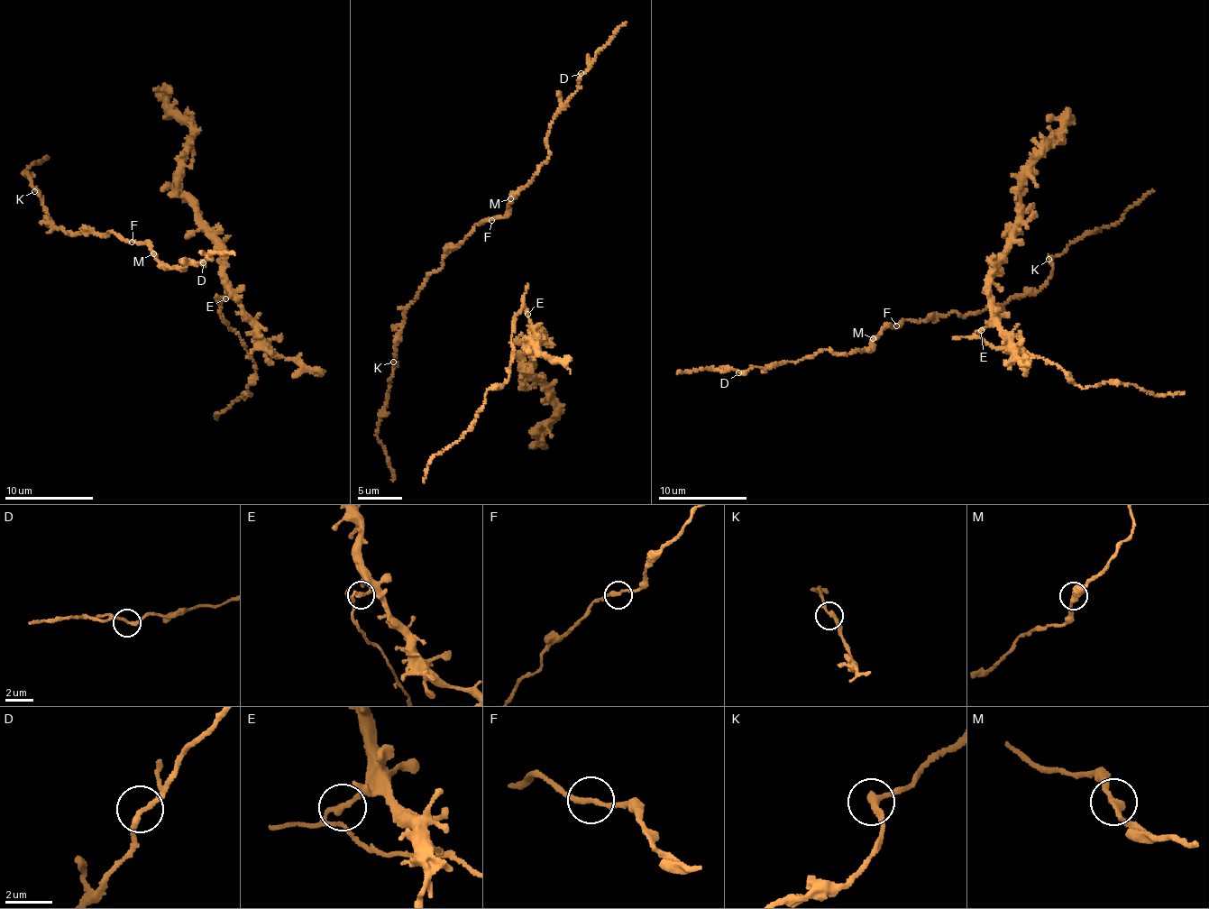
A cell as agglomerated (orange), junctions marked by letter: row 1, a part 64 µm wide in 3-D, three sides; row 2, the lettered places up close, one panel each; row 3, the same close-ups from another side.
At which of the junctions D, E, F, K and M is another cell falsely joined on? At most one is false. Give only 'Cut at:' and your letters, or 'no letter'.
Cut at: E

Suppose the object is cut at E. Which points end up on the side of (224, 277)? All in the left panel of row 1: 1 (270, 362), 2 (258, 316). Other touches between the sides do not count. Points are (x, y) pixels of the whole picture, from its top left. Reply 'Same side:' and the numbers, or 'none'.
Same side: 1, 2

